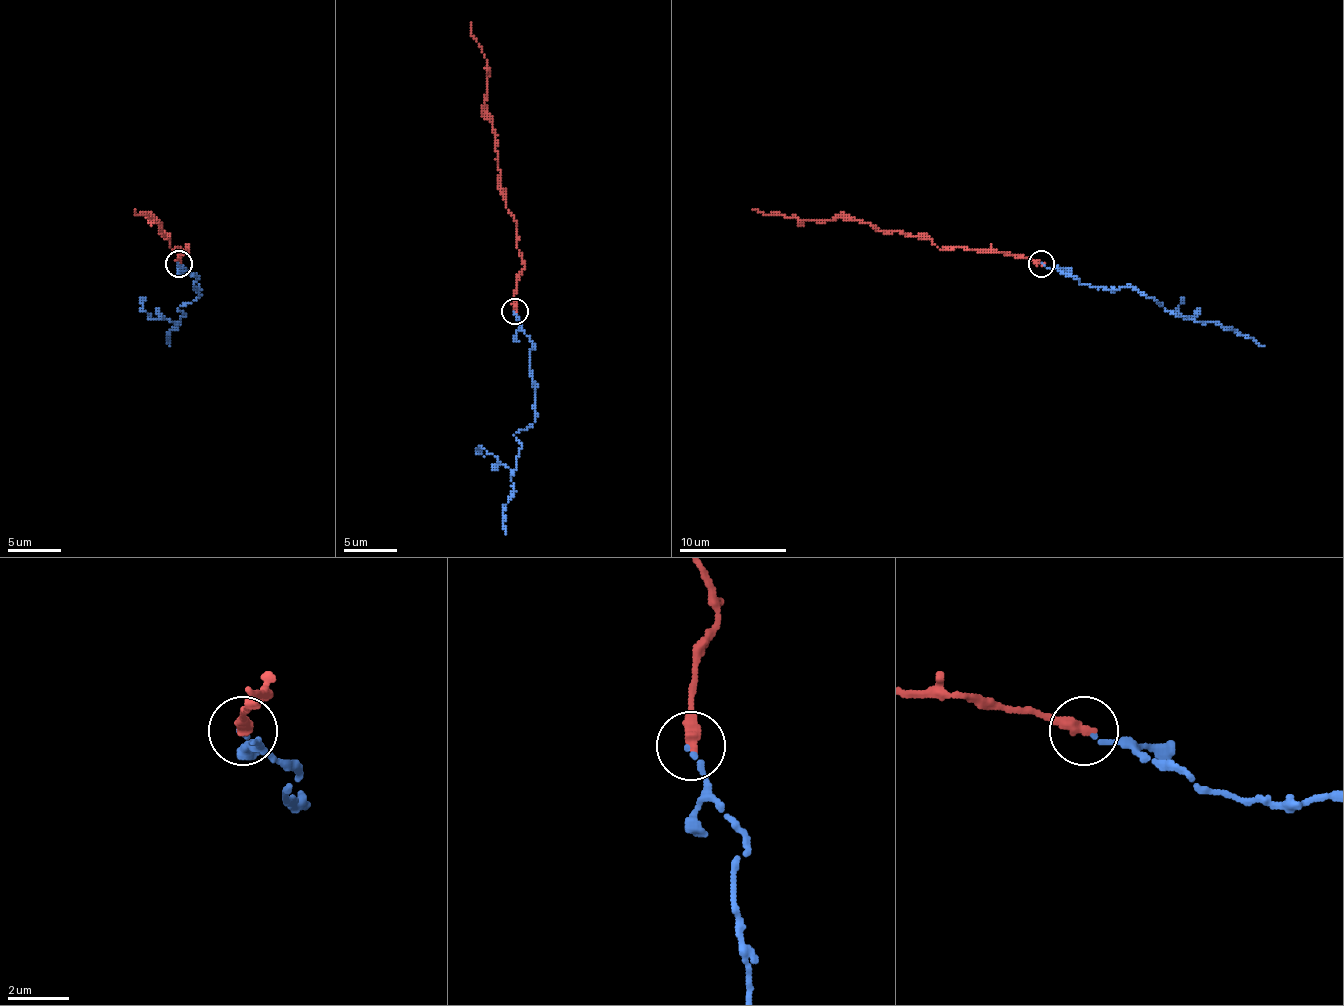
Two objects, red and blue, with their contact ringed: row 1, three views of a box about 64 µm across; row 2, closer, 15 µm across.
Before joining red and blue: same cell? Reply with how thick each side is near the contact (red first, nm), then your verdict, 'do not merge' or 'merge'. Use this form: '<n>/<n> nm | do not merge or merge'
400/160 nm | merge

